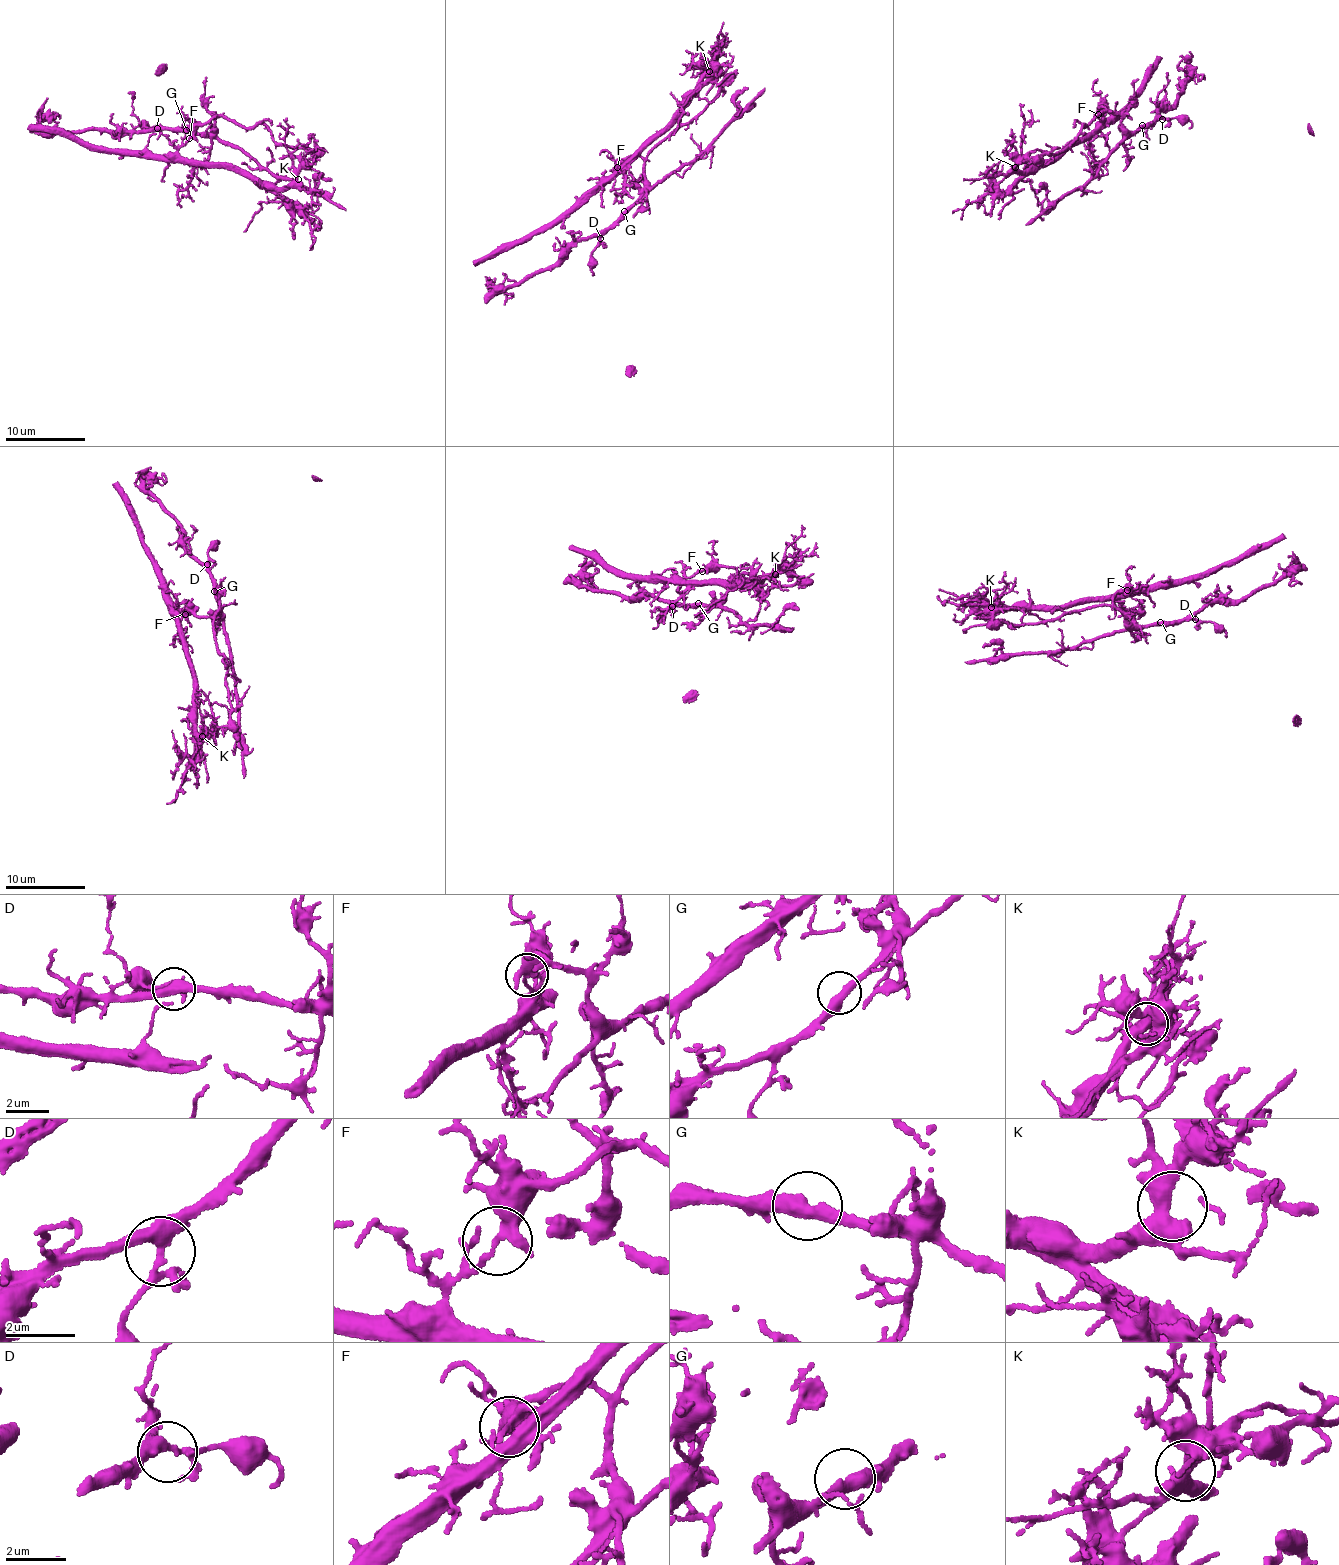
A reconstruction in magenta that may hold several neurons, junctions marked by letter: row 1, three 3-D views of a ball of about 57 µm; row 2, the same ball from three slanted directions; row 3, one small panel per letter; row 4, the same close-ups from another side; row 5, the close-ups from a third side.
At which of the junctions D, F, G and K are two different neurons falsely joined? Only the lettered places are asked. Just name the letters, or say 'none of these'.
F

